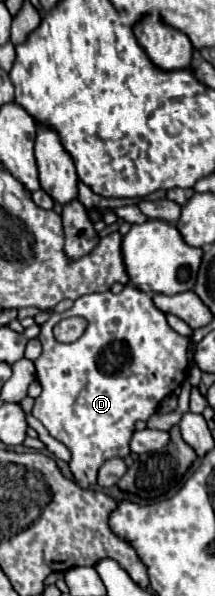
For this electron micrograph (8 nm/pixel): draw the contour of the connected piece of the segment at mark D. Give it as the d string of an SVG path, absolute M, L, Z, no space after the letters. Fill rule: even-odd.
M127 285L121 293L93 293L83 295L73 303L71 309L63 313L53 313L49 321L41 327L39 341L43 345L43 353L35 363L37 379L43 387L43 393L35 399L33 417L37 417L51 437L65 443L73 455L69 467L75 475L75 481L81 487L95 487L97 485L97 471L99 467L111 457L125 457L129 455L129 439L135 431L135 421L147 421L159 407L161 399L173 393L187 377L187 347L189 337L175 333L165 313L159 311L145 291L137 289L135 285ZM81 315L87 319L85 333L73 343L61 343L53 337L53 327L65 317Z

